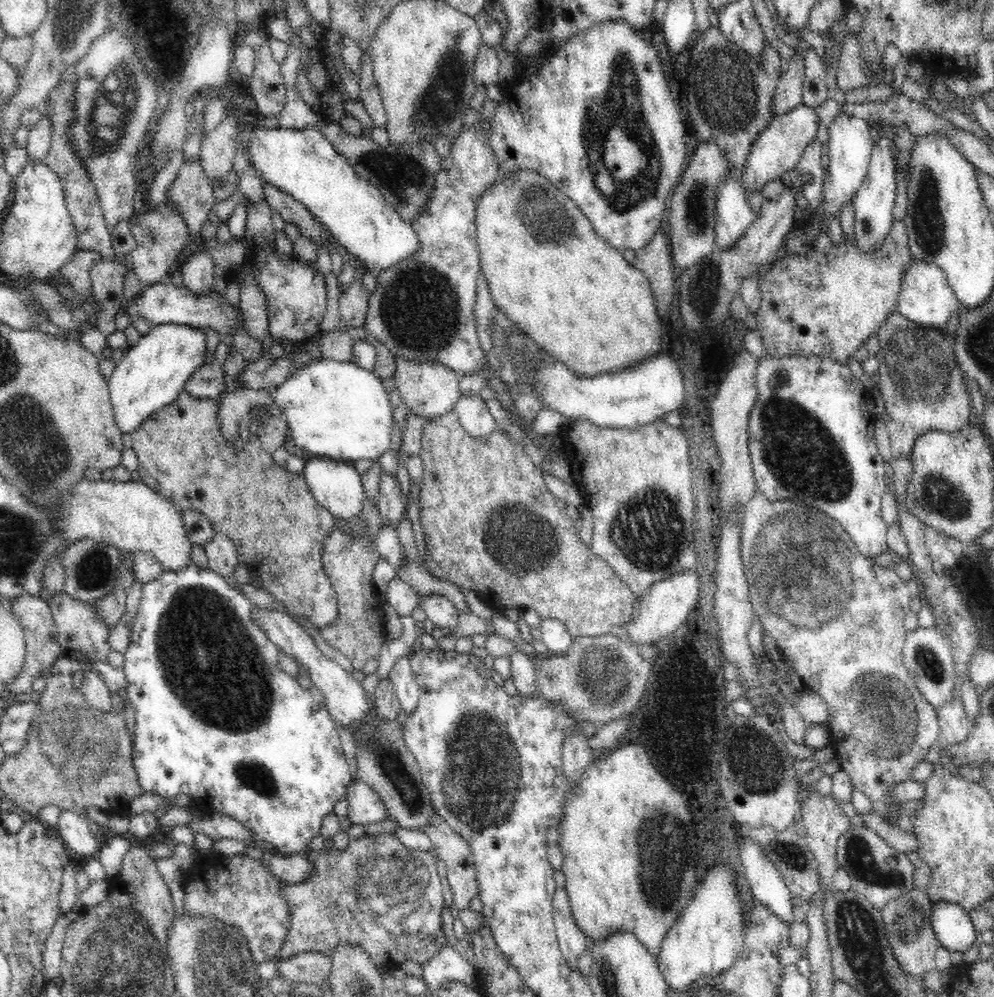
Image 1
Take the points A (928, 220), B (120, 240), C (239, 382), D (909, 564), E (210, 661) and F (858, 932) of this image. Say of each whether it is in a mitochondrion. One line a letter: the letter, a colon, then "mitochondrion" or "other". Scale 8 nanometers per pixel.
A: mitochondrion
B: other
C: other
D: other
E: mitochondrion
F: mitochondrion

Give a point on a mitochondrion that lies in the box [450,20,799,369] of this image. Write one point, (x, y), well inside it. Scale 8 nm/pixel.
(621, 112)

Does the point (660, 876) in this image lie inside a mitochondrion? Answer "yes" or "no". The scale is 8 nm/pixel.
yes

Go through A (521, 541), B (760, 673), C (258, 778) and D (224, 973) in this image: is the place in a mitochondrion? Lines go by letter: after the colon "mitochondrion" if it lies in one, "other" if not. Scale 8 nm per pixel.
A: mitochondrion
B: other
C: mitochondrion
D: mitochondrion

